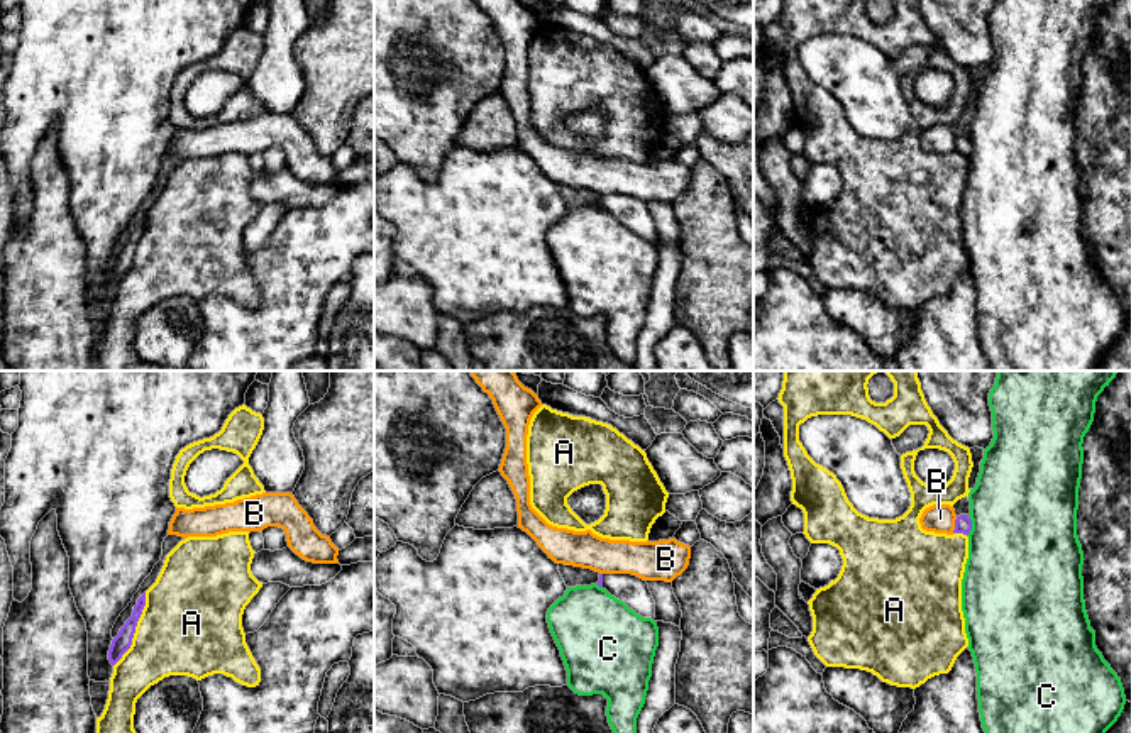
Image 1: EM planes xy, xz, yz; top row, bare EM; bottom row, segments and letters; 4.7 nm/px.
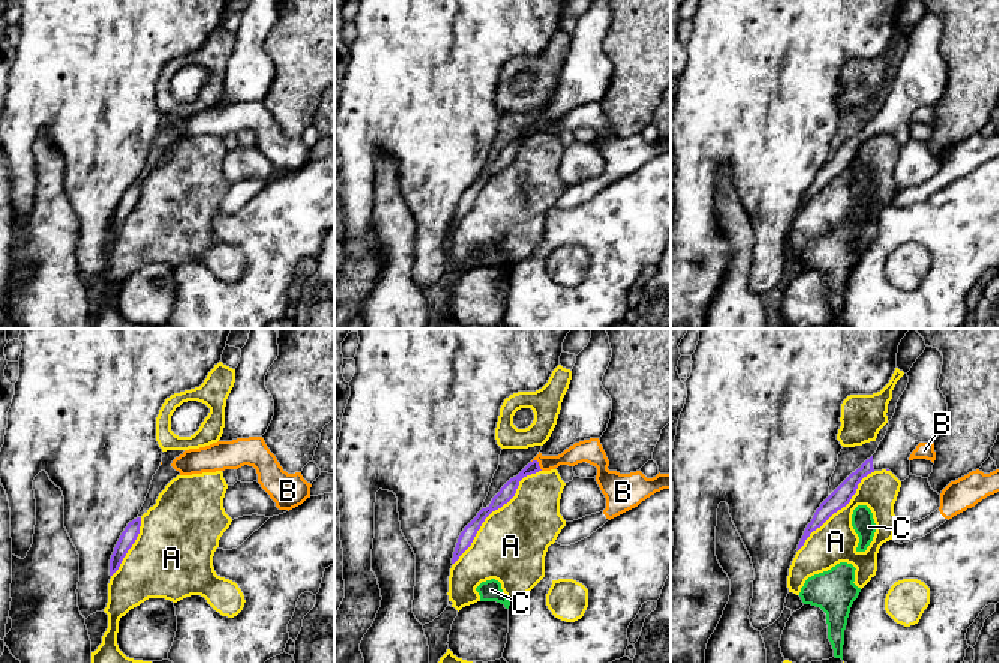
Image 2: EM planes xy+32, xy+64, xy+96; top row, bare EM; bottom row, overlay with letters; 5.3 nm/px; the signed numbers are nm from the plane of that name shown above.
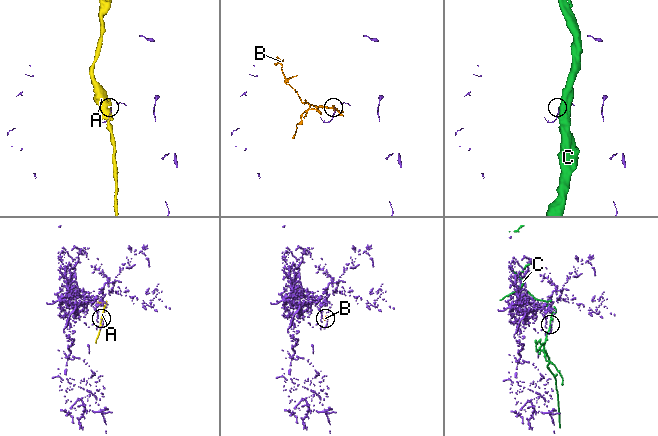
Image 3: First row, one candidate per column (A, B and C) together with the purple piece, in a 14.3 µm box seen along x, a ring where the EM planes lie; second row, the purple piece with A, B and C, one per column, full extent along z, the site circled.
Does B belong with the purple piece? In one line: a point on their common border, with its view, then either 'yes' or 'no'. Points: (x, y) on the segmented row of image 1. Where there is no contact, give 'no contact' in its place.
meets purple in yz at (955, 525); no

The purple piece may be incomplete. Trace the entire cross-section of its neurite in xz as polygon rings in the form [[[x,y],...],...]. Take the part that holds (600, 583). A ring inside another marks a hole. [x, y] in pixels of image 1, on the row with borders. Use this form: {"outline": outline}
{"outline": [[[599,574],[598,586],[623,601],[642,618],[655,618],[655,601],[647,581],[632,574]]]}

